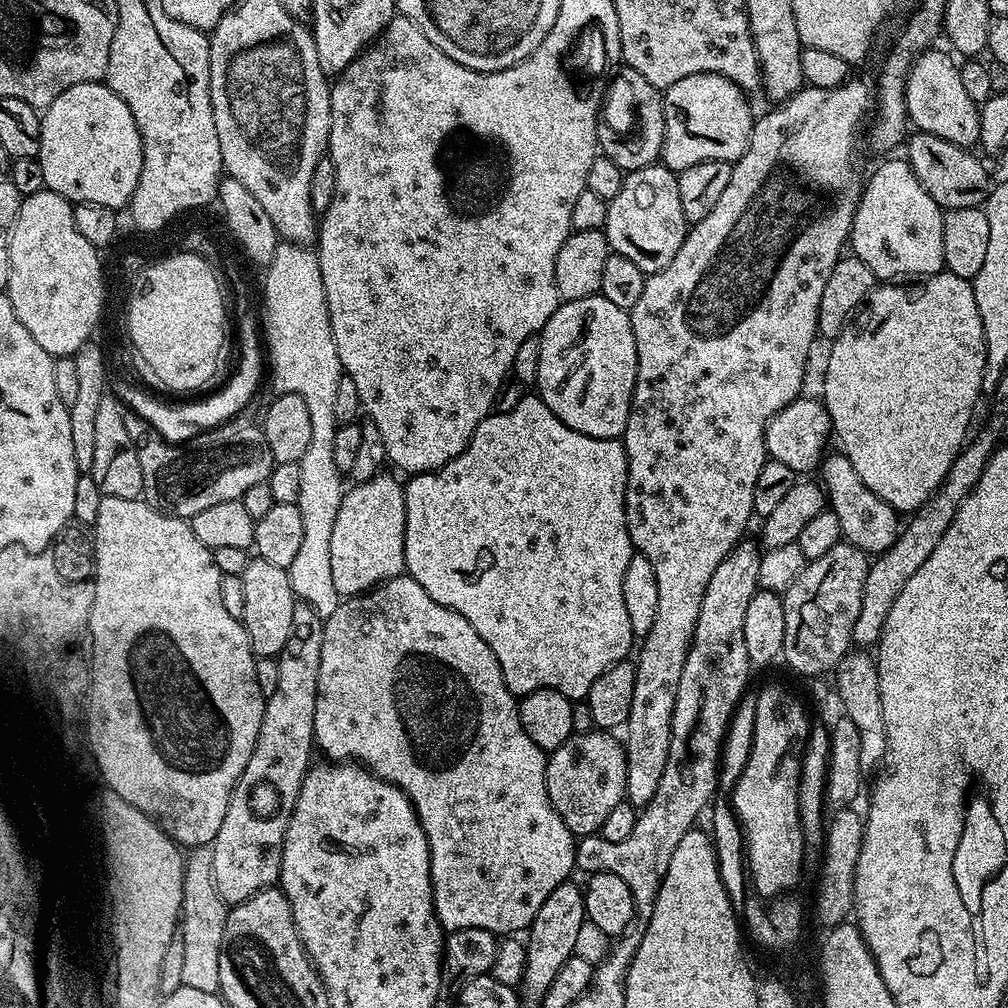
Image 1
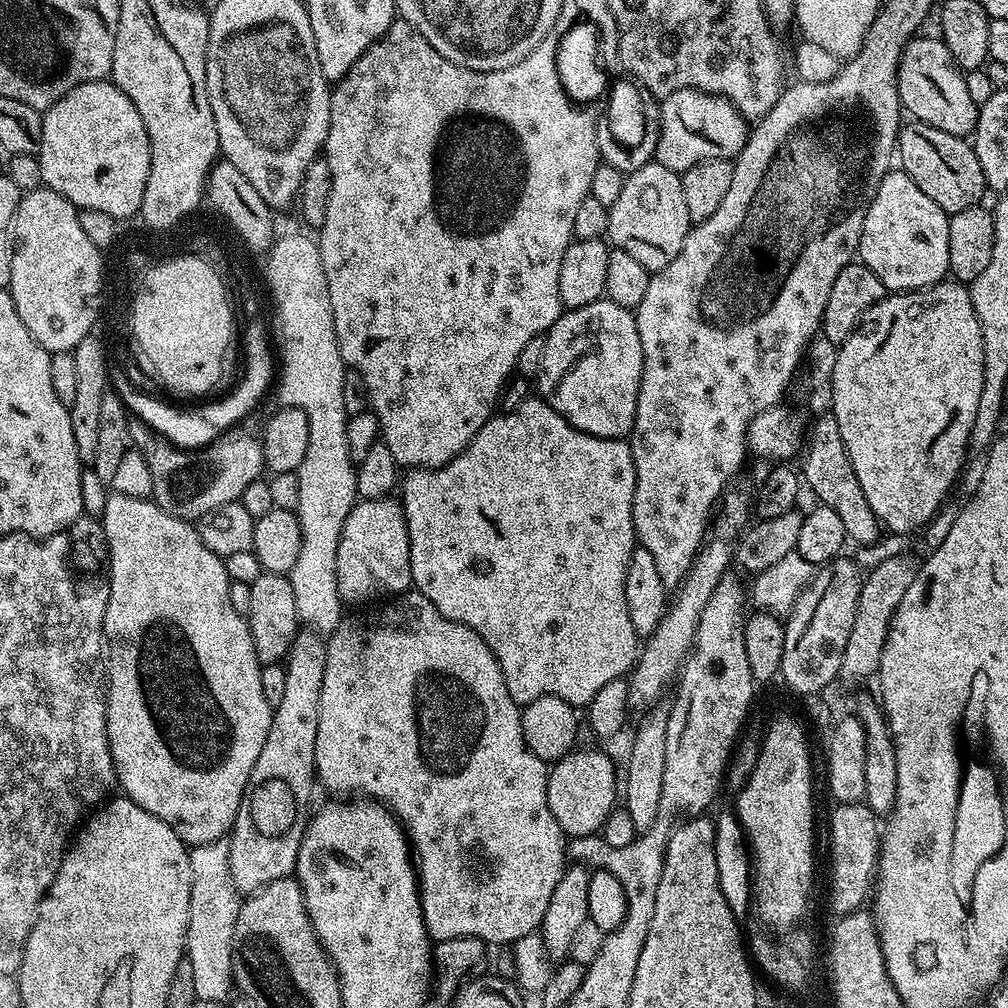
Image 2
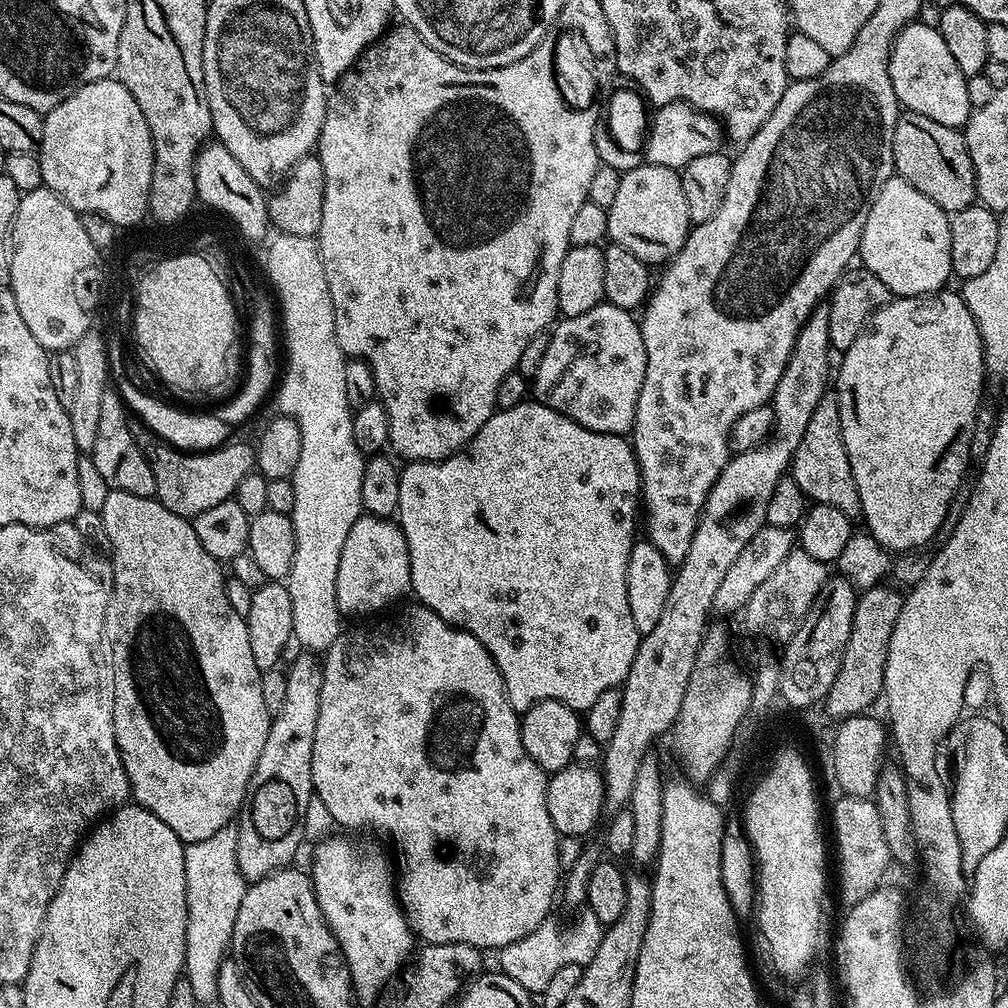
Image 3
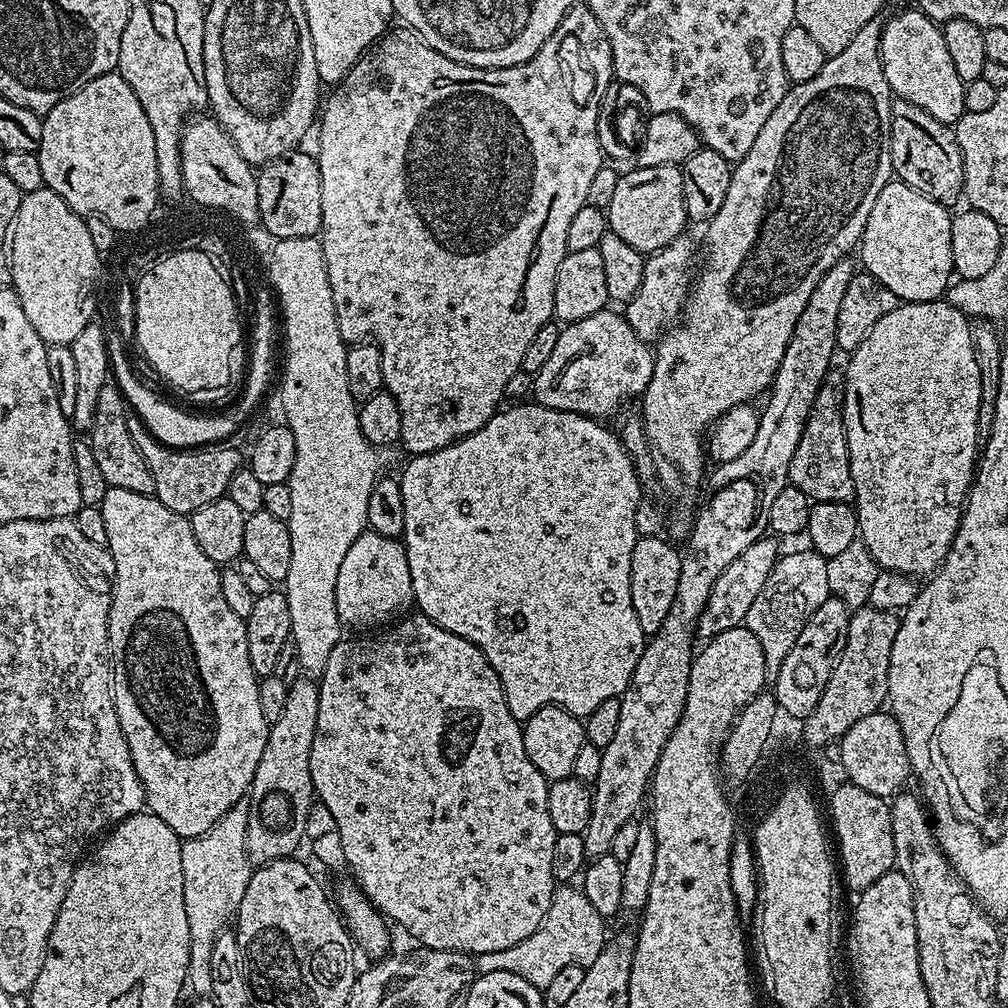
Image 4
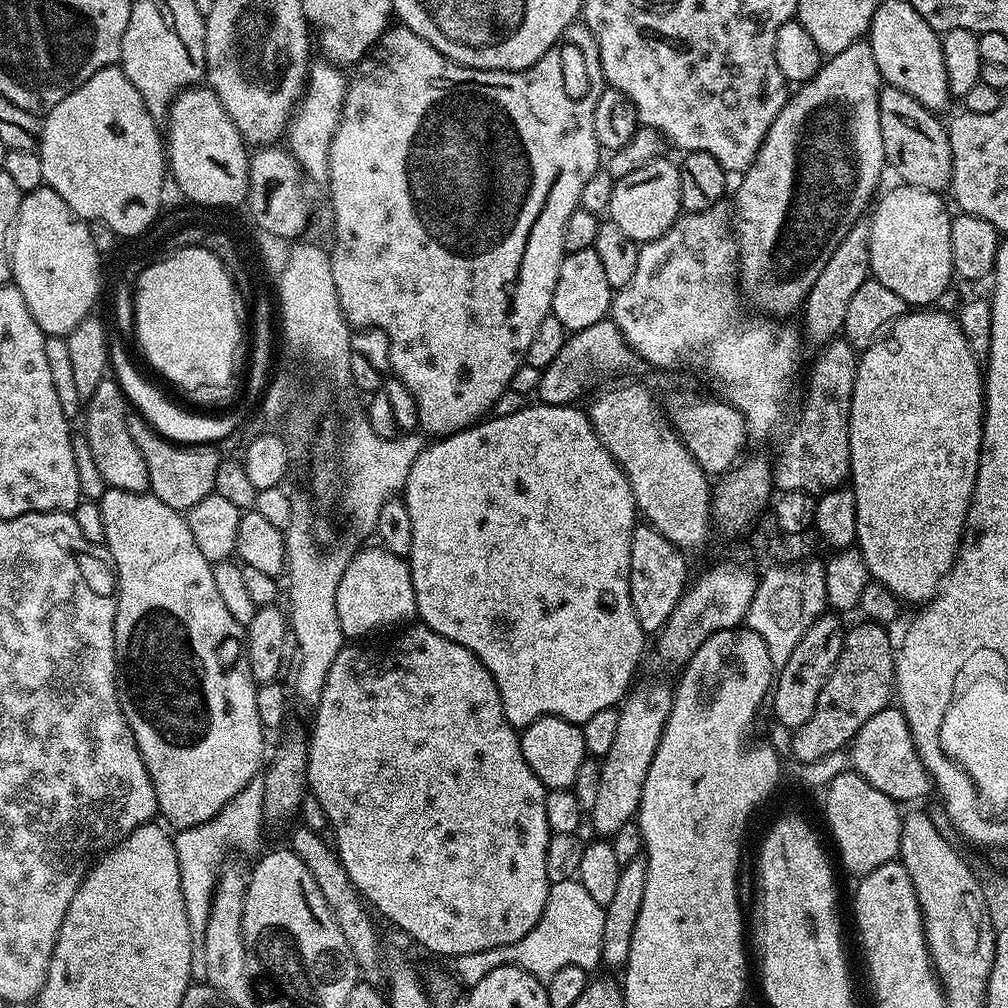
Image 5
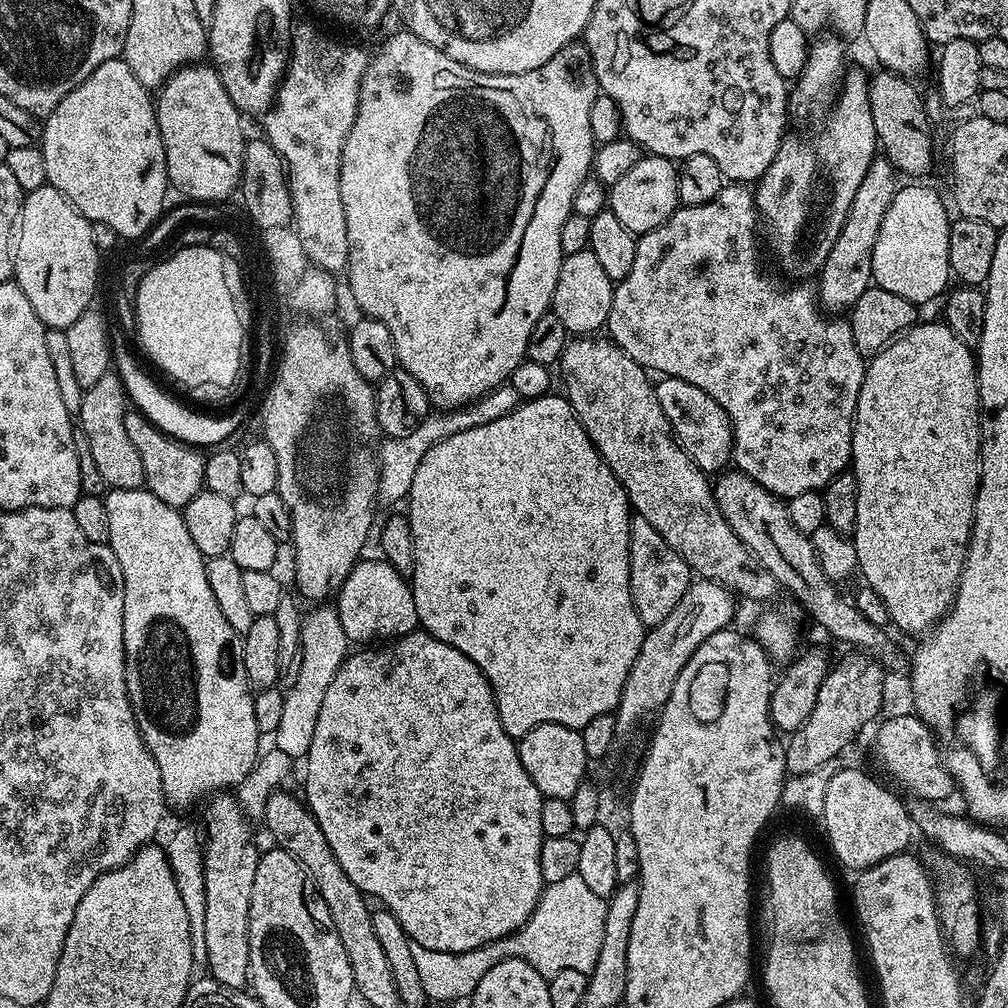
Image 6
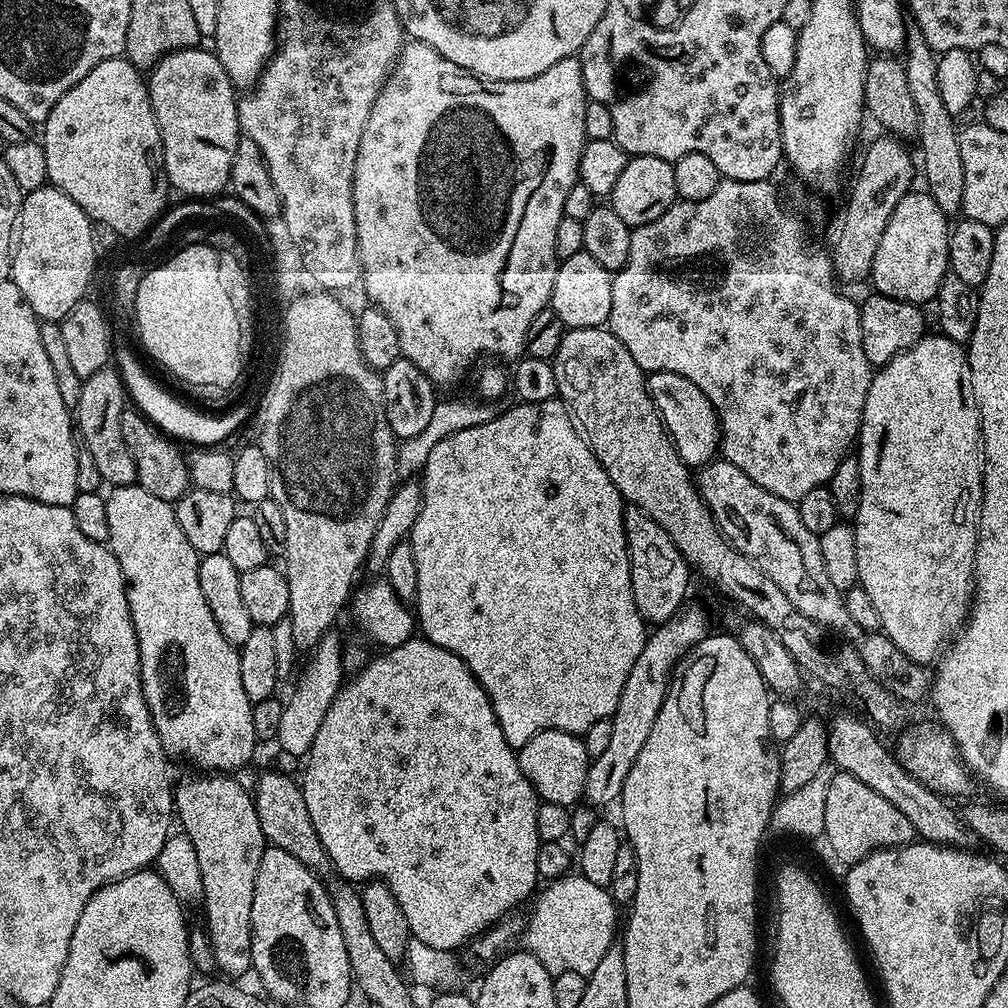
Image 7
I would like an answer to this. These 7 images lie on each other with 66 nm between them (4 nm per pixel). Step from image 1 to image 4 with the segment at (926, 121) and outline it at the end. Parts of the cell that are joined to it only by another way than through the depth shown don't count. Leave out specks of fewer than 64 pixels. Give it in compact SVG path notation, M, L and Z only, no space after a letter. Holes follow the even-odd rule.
M911 10L900 12L897 16L884 20L884 29L880 32L880 57L882 70L886 74L886 82L892 87L893 97L918 106L918 110L926 110L930 118L938 118L938 122L955 126L964 117L964 86L966 81L958 78L958 69L946 51L946 38L941 25L932 20L925 12Z

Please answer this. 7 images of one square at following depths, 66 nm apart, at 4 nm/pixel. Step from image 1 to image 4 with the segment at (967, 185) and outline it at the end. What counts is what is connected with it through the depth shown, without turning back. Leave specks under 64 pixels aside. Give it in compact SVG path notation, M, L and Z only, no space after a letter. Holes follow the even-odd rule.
M899 98L892 101L890 122L890 158L895 179L918 190L923 196L939 204L952 206L964 194L964 167L962 150L956 141L955 131L949 125L930 118L926 110L908 104Z

